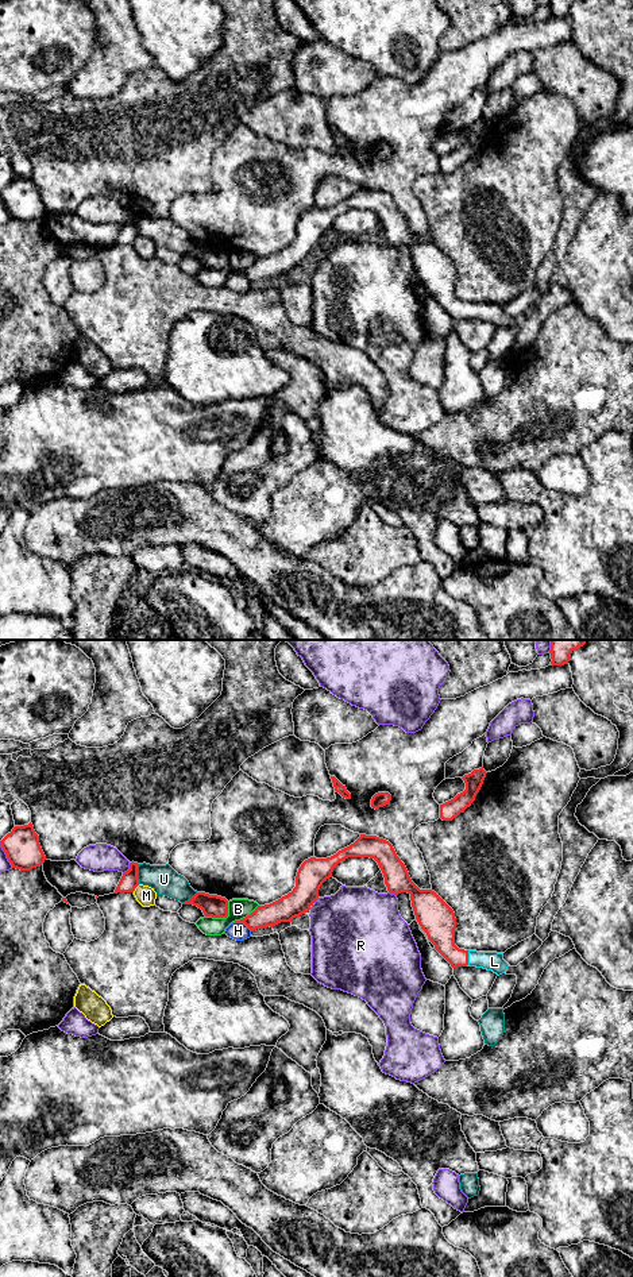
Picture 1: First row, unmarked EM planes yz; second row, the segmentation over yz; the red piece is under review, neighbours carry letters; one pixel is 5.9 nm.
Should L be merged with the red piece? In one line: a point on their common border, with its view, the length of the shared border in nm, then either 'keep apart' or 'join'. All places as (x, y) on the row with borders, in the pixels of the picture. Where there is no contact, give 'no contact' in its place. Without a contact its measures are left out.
contact yz (467, 959); length 100 nm; join

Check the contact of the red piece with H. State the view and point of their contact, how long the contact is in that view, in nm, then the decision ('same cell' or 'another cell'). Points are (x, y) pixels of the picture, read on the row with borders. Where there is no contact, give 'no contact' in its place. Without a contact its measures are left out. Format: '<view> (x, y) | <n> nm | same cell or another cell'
yz (242, 921) | 130 nm | same cell

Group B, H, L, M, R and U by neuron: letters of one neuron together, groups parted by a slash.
B M / H L / R / U

